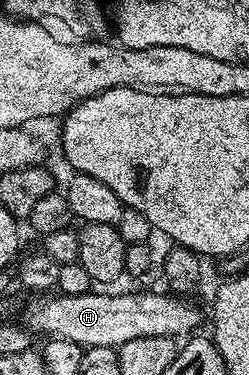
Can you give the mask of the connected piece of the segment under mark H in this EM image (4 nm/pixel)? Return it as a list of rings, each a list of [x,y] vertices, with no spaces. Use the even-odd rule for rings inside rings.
[[[92,291],[86,293],[85,295],[73,295],[72,297],[64,297],[62,295],[51,295],[55,297],[48,296],[46,299],[48,301],[43,301],[40,305],[35,305],[31,309],[31,314],[28,315],[27,321],[25,321],[26,328],[30,329],[32,334],[39,335],[39,333],[48,333],[46,336],[48,338],[54,339],[60,337],[66,341],[72,341],[77,343],[80,347],[101,347],[102,341],[111,341],[116,347],[129,343],[129,339],[137,339],[138,337],[148,337],[149,335],[157,335],[158,337],[170,337],[172,339],[179,339],[182,333],[190,334],[192,331],[190,329],[195,329],[199,325],[199,309],[195,305],[190,305],[190,300],[184,299],[182,296],[172,295],[170,292],[163,291],[163,293],[107,293],[111,291],[99,291],[103,293],[98,293],[98,291]]]

